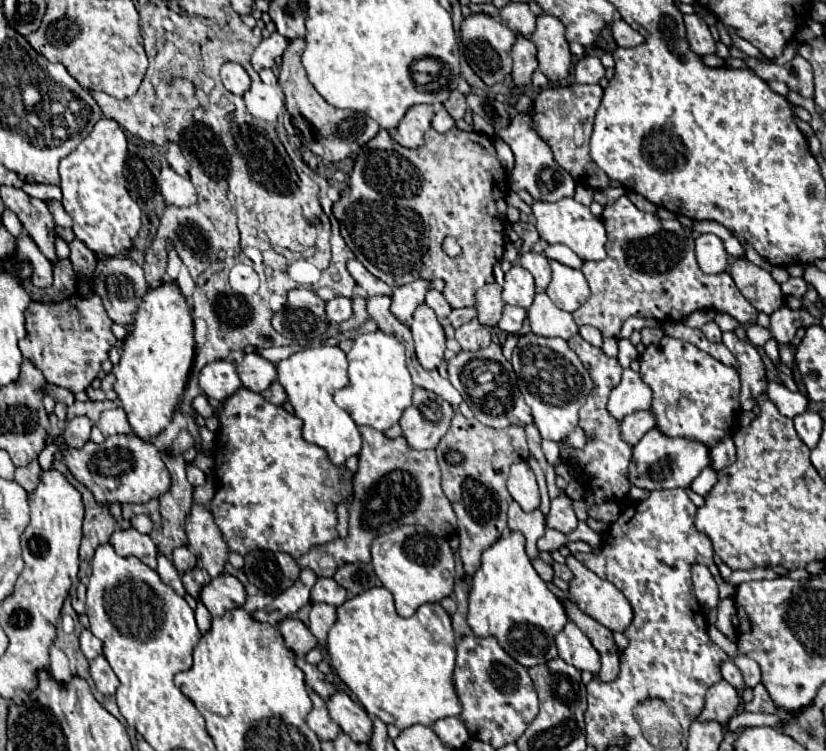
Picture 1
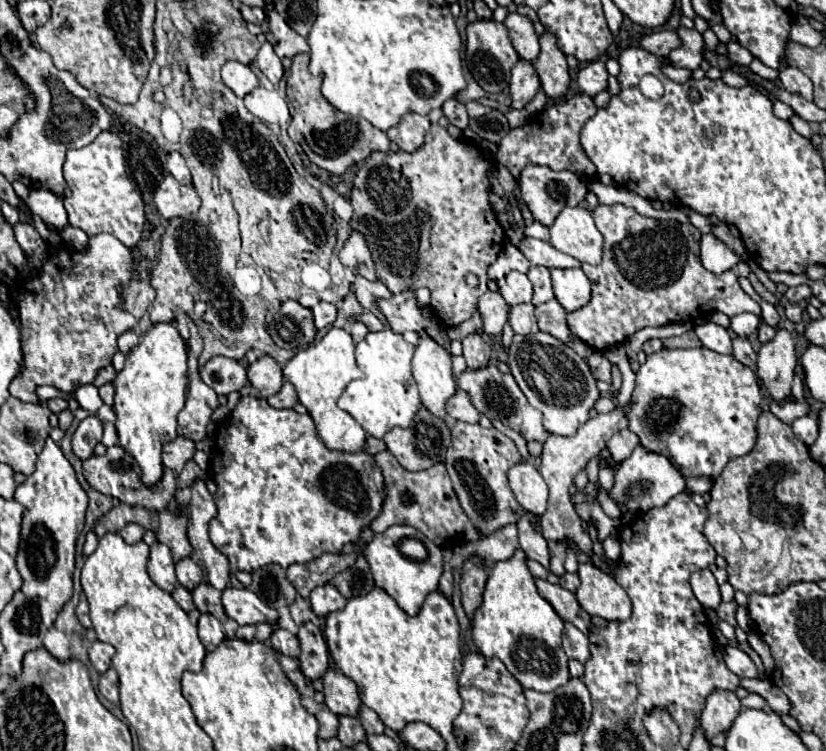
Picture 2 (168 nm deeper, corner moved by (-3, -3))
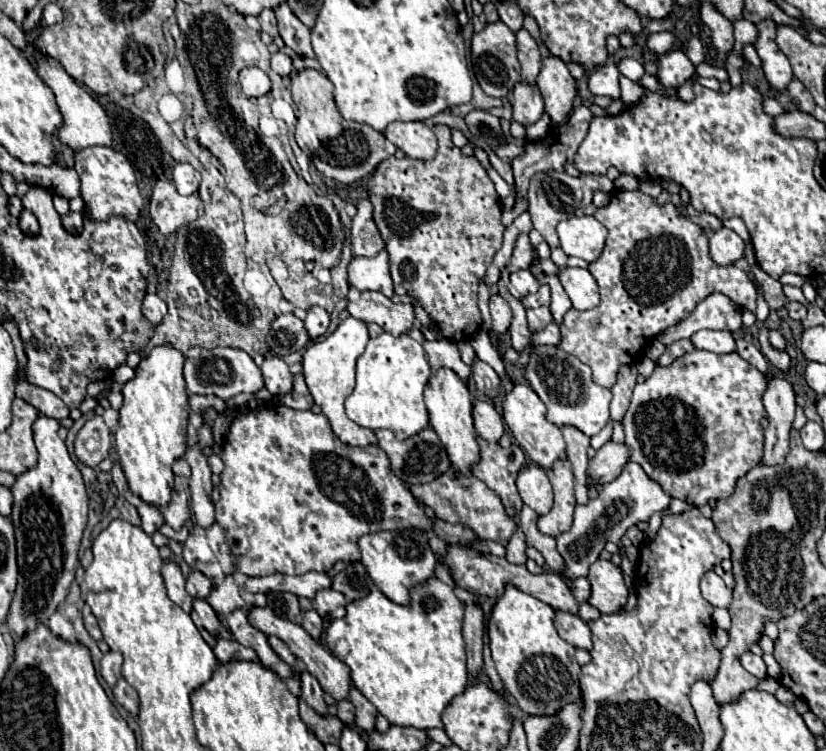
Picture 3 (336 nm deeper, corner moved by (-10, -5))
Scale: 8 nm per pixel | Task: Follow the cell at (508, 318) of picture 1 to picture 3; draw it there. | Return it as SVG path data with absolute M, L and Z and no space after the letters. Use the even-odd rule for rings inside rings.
M536 307L536 309L528 309L528 325L530 331L538 331L544 329L550 321L552 321L552 313L548 307Z

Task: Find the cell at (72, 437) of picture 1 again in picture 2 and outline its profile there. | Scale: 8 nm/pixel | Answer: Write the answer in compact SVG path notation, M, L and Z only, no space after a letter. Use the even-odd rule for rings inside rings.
M95 415L83 419L73 433L73 453L79 459L91 457L95 445L101 441L101 435L103 435L103 425Z

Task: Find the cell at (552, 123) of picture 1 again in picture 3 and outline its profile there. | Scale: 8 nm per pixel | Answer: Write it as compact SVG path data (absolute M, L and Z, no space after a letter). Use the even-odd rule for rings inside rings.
M580 105L572 111L572 115L568 117L568 121L564 123L562 129L552 129L550 135L542 141L536 141L536 143L526 143L526 153L518 159L512 159L512 169L514 169L514 181L516 181L516 187L518 187L518 203L506 211L502 215L502 225L510 225L520 213L524 213L528 209L528 203L526 203L526 193L528 193L528 181L530 177L536 173L536 171L562 171L564 169L564 163L574 159L574 151L578 151L578 145L582 143L582 139L586 137L586 131L588 131L588 125L592 121L592 113L588 107Z

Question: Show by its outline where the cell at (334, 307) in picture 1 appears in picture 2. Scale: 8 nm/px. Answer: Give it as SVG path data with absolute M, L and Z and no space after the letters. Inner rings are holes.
M321 301L313 307L313 317L315 317L315 327L323 329L323 327L331 325L337 319L337 307L333 303Z

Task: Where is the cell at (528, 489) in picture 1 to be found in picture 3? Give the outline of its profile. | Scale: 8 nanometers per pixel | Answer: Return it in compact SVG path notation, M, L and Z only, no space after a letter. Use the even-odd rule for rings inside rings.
M534 463L522 467L518 473L518 493L522 501L532 507L538 515L546 515L552 507L552 485L546 477L546 471Z

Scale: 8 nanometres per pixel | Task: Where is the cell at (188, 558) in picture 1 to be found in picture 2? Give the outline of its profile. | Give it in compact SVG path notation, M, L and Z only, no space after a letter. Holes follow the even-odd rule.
M185 557L177 563L177 581L185 587L185 589L195 589L195 585L199 585L203 579L203 569L191 559Z

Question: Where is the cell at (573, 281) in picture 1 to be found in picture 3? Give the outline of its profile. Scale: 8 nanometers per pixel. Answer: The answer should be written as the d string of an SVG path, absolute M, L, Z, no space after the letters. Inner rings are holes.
M566 267L560 271L560 283L564 287L564 291L568 293L574 309L592 309L600 303L600 295L598 295L598 283L596 279L590 275L588 269L572 269Z

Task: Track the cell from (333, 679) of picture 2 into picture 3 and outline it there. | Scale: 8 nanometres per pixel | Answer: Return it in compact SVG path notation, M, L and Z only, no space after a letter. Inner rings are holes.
M252 607L252 609L250 609L250 623L254 623L254 627L258 627L264 635L276 635L276 637L280 637L280 639L290 647L290 651L298 657L298 661L304 665L304 669L306 669L310 675L314 675L314 677L318 679L320 687L322 687L326 693L330 693L336 701L348 699L346 691L350 691L350 683L352 683L352 681L350 681L350 669L348 669L340 659L336 659L330 651L326 651L320 641L312 639L300 625L294 625L294 623L290 623L290 621L286 621L286 619L274 617L274 613L272 613L270 607Z

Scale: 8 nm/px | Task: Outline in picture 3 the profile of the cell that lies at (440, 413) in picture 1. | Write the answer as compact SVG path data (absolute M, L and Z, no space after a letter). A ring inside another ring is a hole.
M432 427L420 431L418 435L406 439L406 441L398 441L392 431L388 429L378 429L376 431L376 445L388 455L390 459L390 467L392 467L392 473L402 479L402 483L410 489L412 485L424 485L424 483L432 483L436 477L440 477L442 473L446 473L450 469L450 463L448 463L448 455L446 455L446 449L442 447L438 435L434 433Z

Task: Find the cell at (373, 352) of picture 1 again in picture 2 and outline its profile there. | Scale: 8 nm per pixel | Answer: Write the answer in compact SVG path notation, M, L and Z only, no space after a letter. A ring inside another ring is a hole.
M383 329L379 333L367 333L367 337L357 343L357 367L361 369L361 377L353 379L343 395L339 397L339 407L347 411L369 435L383 437L393 427L407 427L417 409L421 407L421 397L411 375L411 359L415 347L403 339L403 335L393 333L391 329Z

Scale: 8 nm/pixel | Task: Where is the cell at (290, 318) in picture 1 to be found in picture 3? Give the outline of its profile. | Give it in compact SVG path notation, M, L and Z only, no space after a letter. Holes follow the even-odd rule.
M286 313L286 315L280 315L274 319L270 337L272 337L272 347L268 347L268 349L270 349L270 353L274 353L278 357L300 351L310 341L310 337L306 335L304 323L292 313Z

